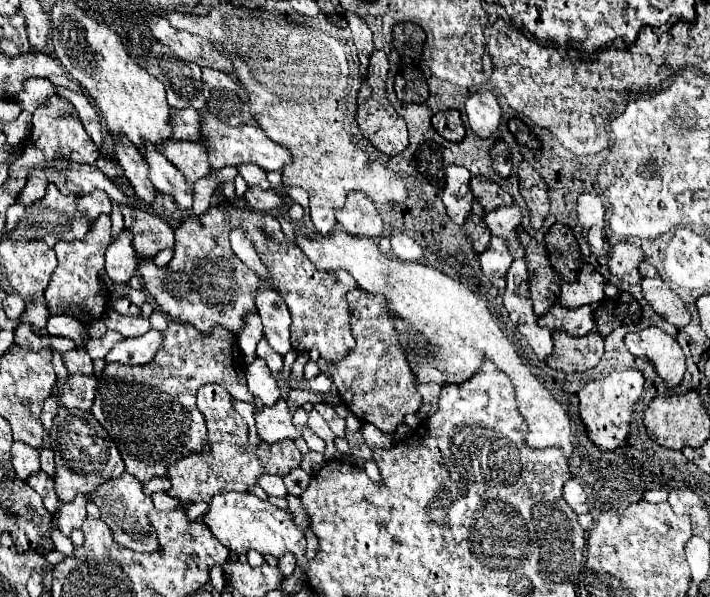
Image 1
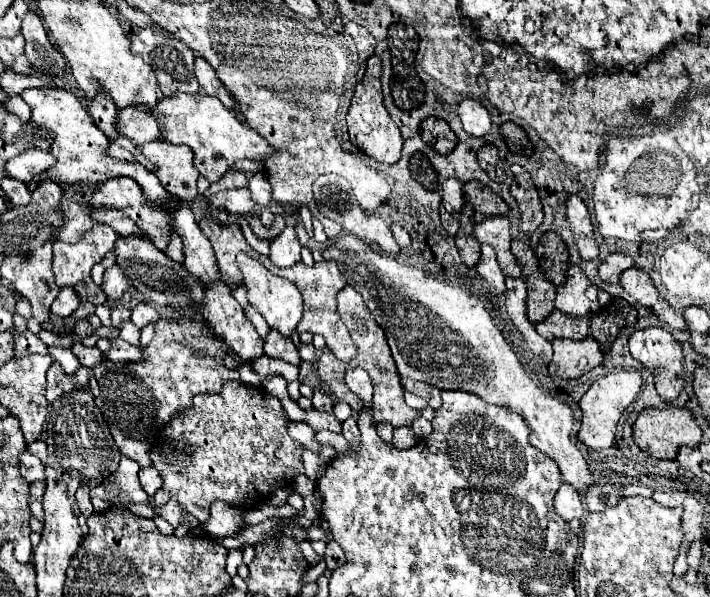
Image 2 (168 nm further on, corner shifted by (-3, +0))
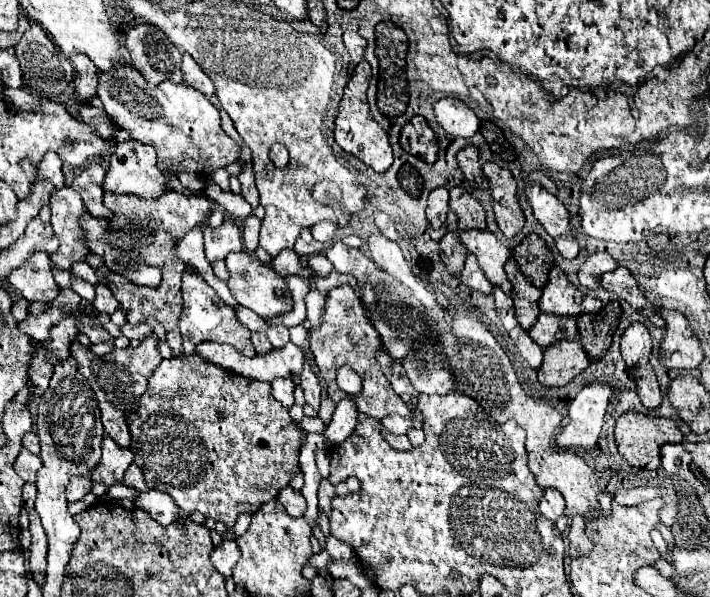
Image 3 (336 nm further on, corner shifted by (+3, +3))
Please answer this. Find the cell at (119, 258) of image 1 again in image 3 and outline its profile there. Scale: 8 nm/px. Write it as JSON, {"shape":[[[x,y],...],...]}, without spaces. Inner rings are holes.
{"shape":[[[96,284],[96,298],[92,302],[92,306],[98,310],[98,312],[106,312],[106,314],[112,314],[116,308],[118,308],[118,300],[114,298],[112,290],[106,286],[106,284]]]}

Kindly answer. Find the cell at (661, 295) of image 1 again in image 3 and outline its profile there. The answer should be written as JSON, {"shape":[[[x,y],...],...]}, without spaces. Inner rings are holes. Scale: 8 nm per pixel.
{"shape":[[[620,266],[620,268],[616,268],[614,272],[606,272],[606,274],[602,276],[602,282],[600,282],[600,284],[602,284],[602,288],[612,290],[612,292],[616,292],[616,294],[622,296],[622,284],[624,284],[624,280],[632,282],[634,276],[632,276],[632,272],[630,272],[628,268]]]}

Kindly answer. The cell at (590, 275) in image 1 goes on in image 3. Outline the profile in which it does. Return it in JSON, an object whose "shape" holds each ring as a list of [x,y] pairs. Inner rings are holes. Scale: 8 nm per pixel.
{"shape":[[[554,266],[550,272],[550,282],[540,298],[540,310],[556,316],[578,316],[582,312],[582,300],[584,294],[558,266]]]}

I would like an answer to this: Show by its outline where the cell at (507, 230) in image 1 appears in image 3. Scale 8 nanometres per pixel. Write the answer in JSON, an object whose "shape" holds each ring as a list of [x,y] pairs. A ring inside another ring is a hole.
{"shape":[[[466,230],[460,234],[460,238],[468,252],[478,258],[482,270],[486,272],[486,278],[494,286],[510,294],[512,284],[508,282],[508,276],[504,272],[504,264],[510,258],[510,250],[490,230]]]}

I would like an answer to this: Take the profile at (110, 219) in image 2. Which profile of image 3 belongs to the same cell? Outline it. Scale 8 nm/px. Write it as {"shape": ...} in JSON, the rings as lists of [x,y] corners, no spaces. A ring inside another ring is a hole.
{"shape":[[[92,162],[72,182],[72,188],[82,196],[88,212],[94,218],[110,218],[110,210],[102,202],[104,200],[104,190],[100,188],[102,180],[104,180],[104,174],[106,174],[104,166]]]}

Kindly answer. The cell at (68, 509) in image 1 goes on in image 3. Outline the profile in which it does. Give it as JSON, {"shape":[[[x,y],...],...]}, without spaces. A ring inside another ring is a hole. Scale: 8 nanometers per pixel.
{"shape":[[[74,476],[66,486],[66,498],[69,503],[82,500],[92,490],[92,480],[88,476]]]}

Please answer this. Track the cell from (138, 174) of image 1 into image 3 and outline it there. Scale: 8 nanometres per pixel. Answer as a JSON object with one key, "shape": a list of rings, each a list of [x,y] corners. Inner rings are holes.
{"shape":[[[74,54],[70,60],[72,60],[72,66],[74,66],[74,86],[76,86],[76,92],[88,104],[96,96],[96,90],[98,90],[98,70],[96,70],[94,62],[88,56]]]}

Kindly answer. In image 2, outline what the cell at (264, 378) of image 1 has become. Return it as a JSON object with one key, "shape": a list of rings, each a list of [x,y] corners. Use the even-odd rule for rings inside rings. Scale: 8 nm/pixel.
{"shape":[[[270,329],[268,335],[264,337],[264,353],[270,355],[270,357],[276,357],[276,359],[284,359],[284,361],[300,361],[300,355],[298,355],[298,349],[296,345],[292,343],[290,337],[284,337],[282,333]]]}

